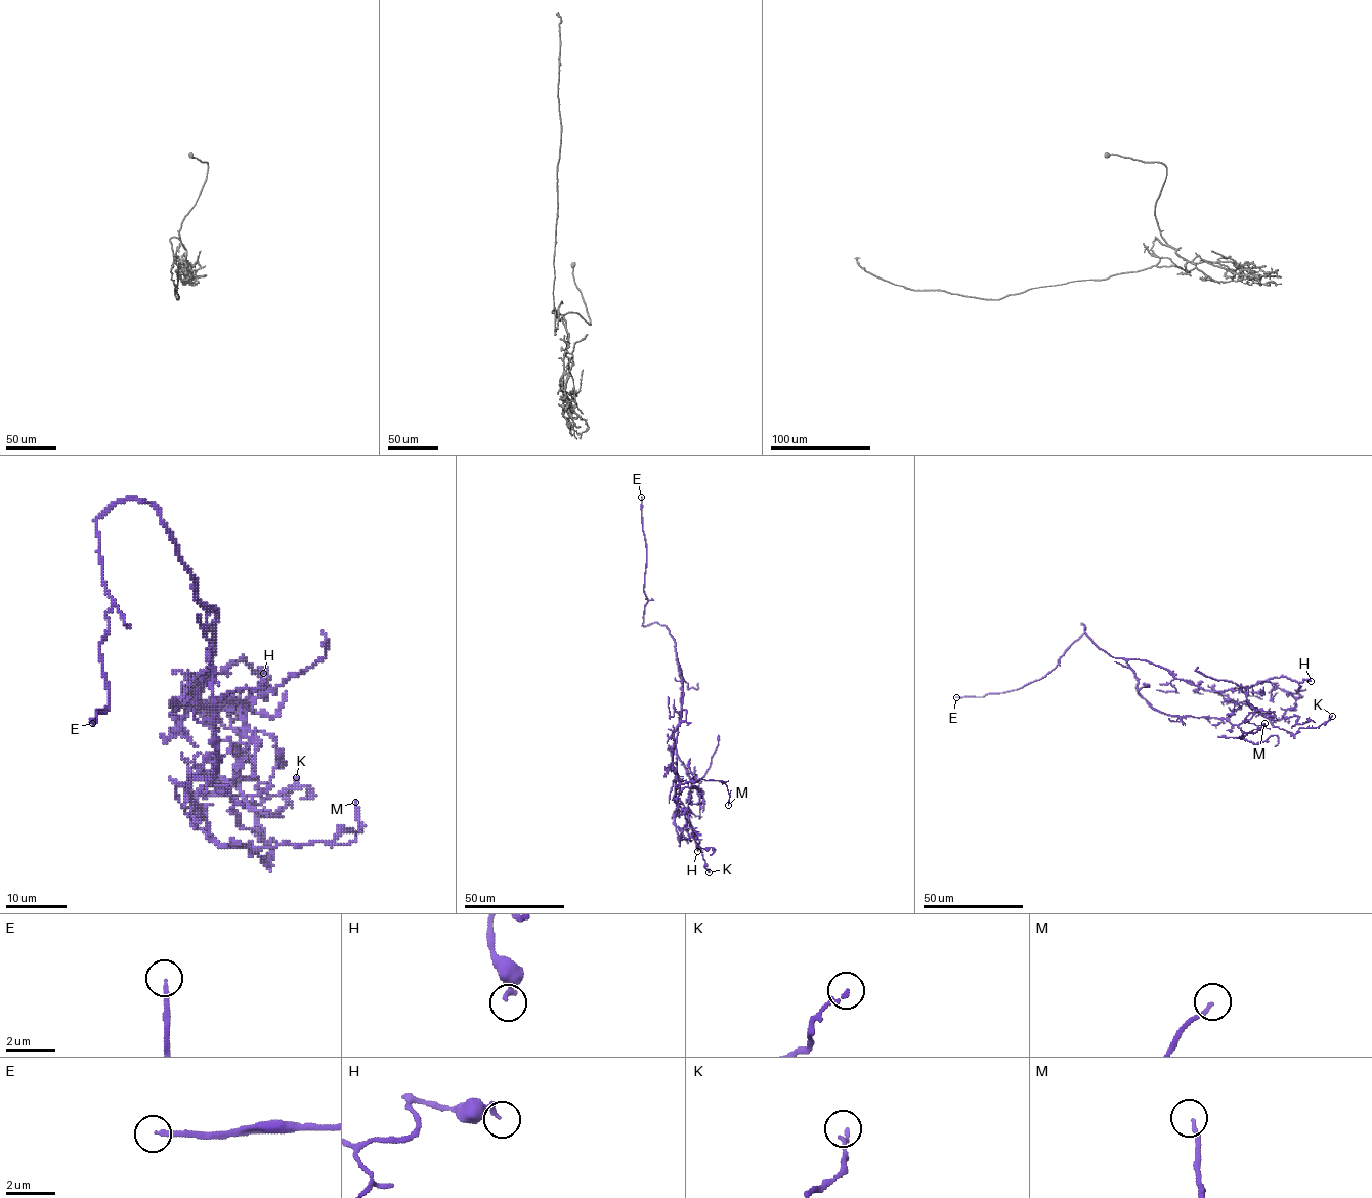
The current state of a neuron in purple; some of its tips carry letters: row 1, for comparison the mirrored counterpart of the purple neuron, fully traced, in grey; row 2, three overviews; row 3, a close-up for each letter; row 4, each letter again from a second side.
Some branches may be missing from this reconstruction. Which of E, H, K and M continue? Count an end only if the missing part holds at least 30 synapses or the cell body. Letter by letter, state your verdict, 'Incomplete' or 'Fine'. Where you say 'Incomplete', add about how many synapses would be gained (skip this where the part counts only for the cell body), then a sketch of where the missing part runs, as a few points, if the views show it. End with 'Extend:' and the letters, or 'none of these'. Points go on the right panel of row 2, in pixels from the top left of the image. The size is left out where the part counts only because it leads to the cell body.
E: Incomplete. Roughly 45 synapses
H: Fine
K: Fine
M: Fine
Extend: E

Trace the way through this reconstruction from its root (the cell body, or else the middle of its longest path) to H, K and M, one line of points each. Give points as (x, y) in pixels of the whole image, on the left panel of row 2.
H: (213, 608), (213, 660), (198, 704), (197, 686), (231, 660), (268, 677), (259, 668), (263, 673)
K: (213, 608), (198, 704), (245, 706), (229, 789), (238, 823), (262, 838), (256, 816), (277, 816), (296, 777)
M: (213, 608), (219, 765), (184, 783), (209, 832), (228, 846), (331, 842), (361, 829), (355, 802)

